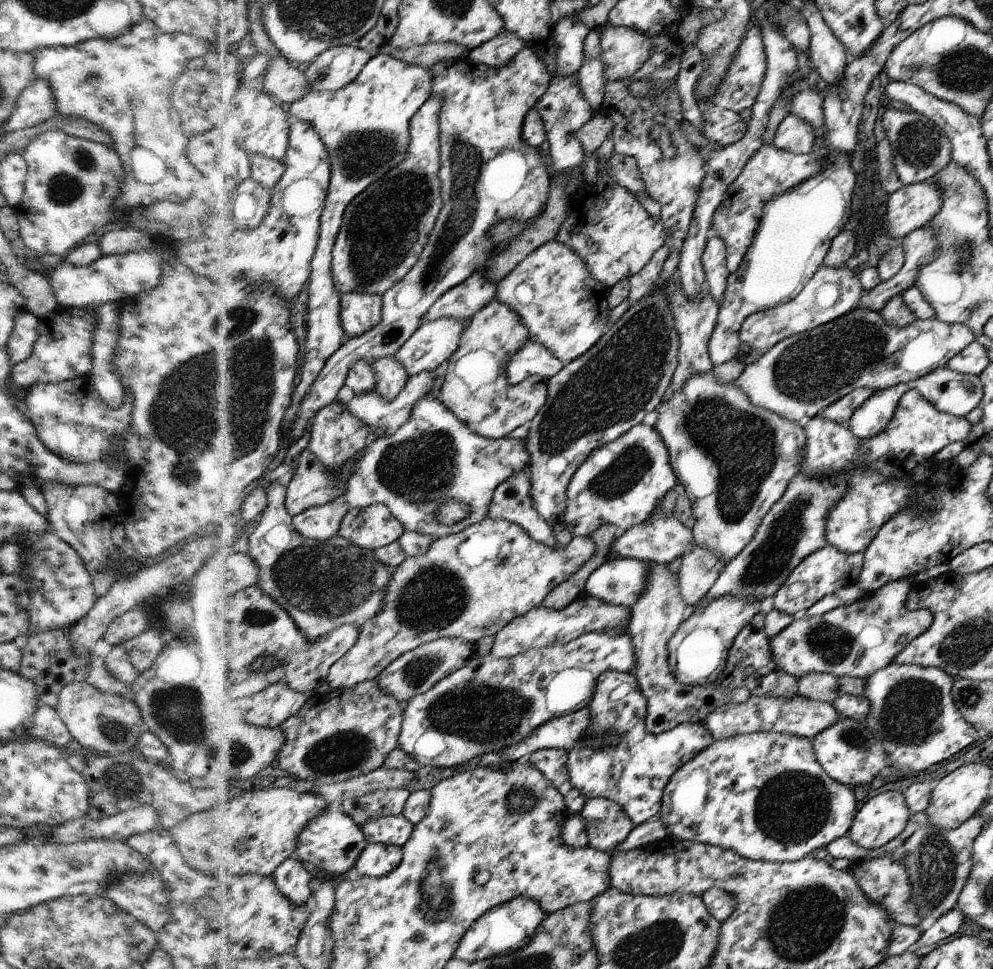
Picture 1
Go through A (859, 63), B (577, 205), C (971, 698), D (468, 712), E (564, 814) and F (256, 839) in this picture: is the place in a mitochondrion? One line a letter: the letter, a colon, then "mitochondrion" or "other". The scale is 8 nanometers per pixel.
A: other
B: other
C: mitochondrion
D: mitochondrion
E: other
F: other

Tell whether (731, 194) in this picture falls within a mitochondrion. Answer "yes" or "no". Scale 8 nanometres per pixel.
no

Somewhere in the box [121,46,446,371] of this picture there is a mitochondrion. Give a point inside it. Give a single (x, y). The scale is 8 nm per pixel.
(385, 225)

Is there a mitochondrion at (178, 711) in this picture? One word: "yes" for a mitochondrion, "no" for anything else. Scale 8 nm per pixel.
yes

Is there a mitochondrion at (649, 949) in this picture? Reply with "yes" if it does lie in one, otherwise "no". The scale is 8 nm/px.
yes

